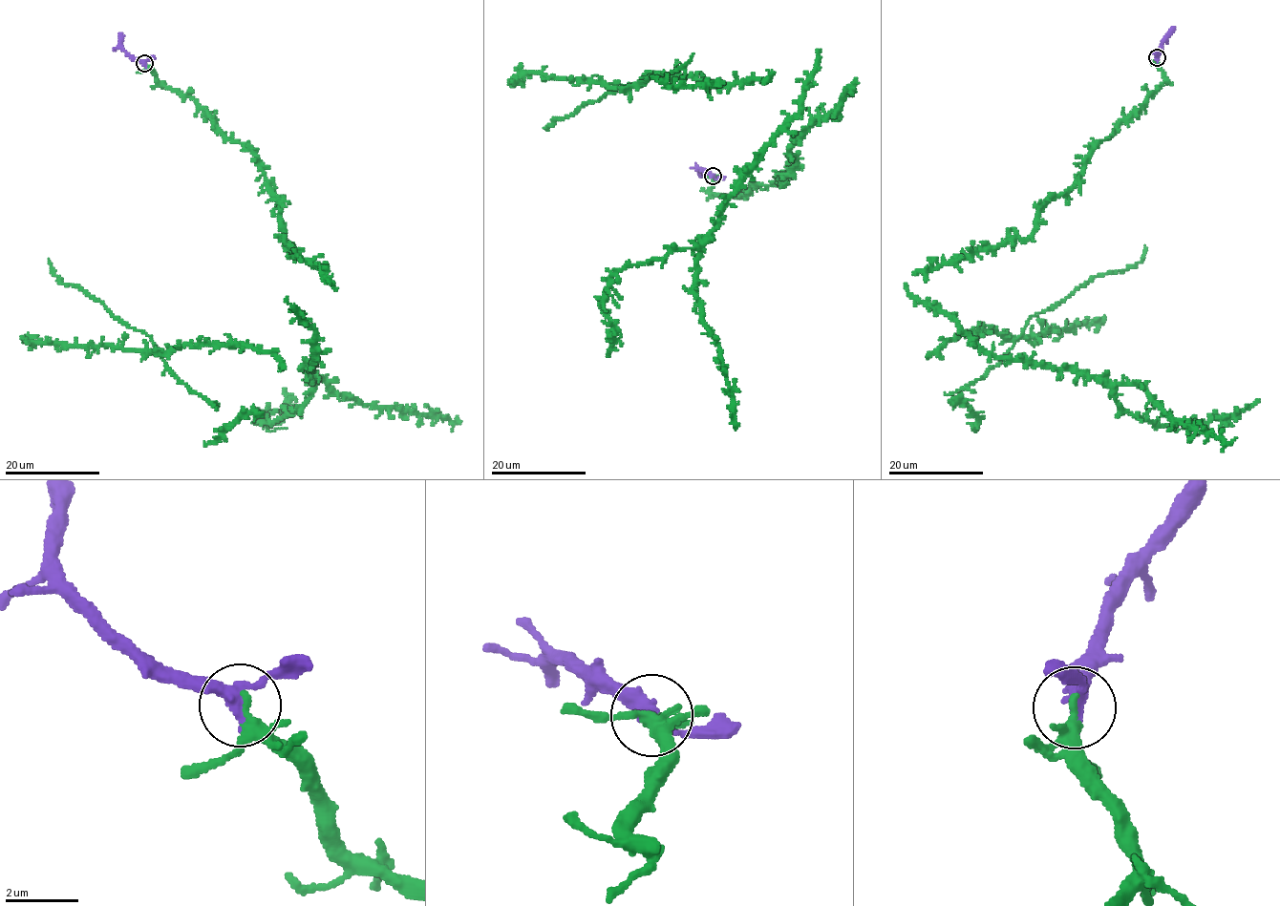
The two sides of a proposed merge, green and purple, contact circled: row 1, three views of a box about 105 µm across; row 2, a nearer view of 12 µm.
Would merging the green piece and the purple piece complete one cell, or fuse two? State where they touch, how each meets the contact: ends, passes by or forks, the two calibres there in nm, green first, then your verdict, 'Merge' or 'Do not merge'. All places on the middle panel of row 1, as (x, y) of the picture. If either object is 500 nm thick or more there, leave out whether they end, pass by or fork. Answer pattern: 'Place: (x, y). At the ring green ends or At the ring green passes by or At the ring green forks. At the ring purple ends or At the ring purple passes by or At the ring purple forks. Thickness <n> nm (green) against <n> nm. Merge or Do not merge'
Place: (713, 176). At the ring green forks. At the ring purple passes by. Thickness 200 nm (green) against 320 nm. Merge

